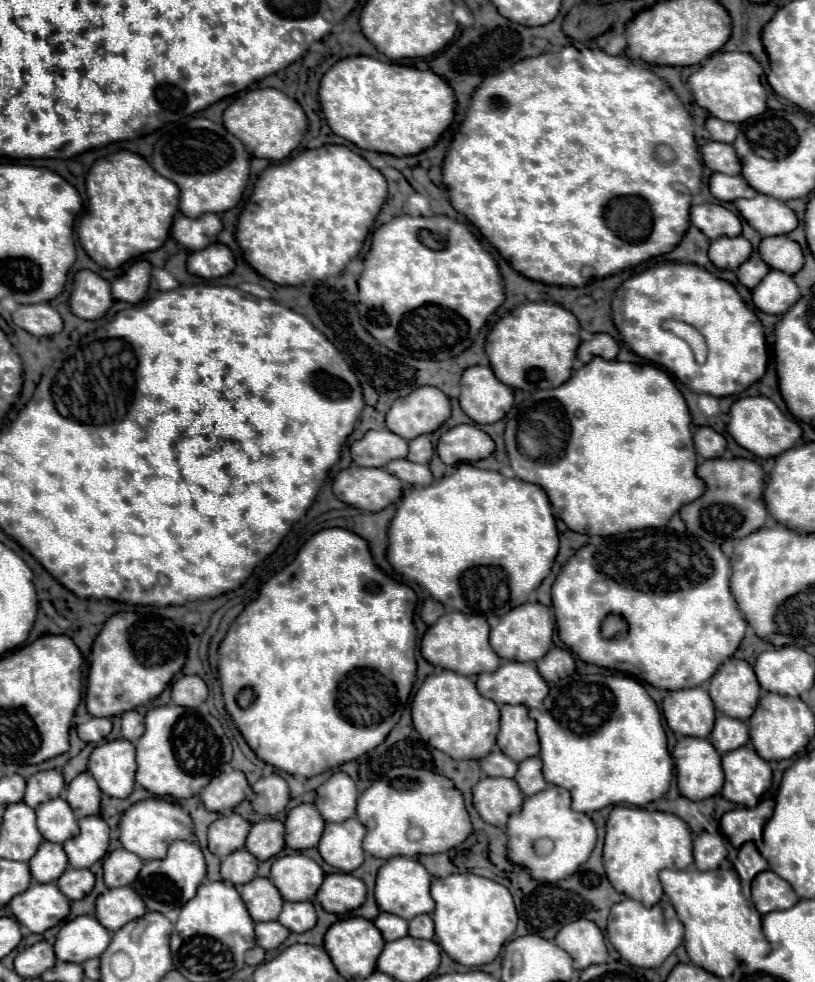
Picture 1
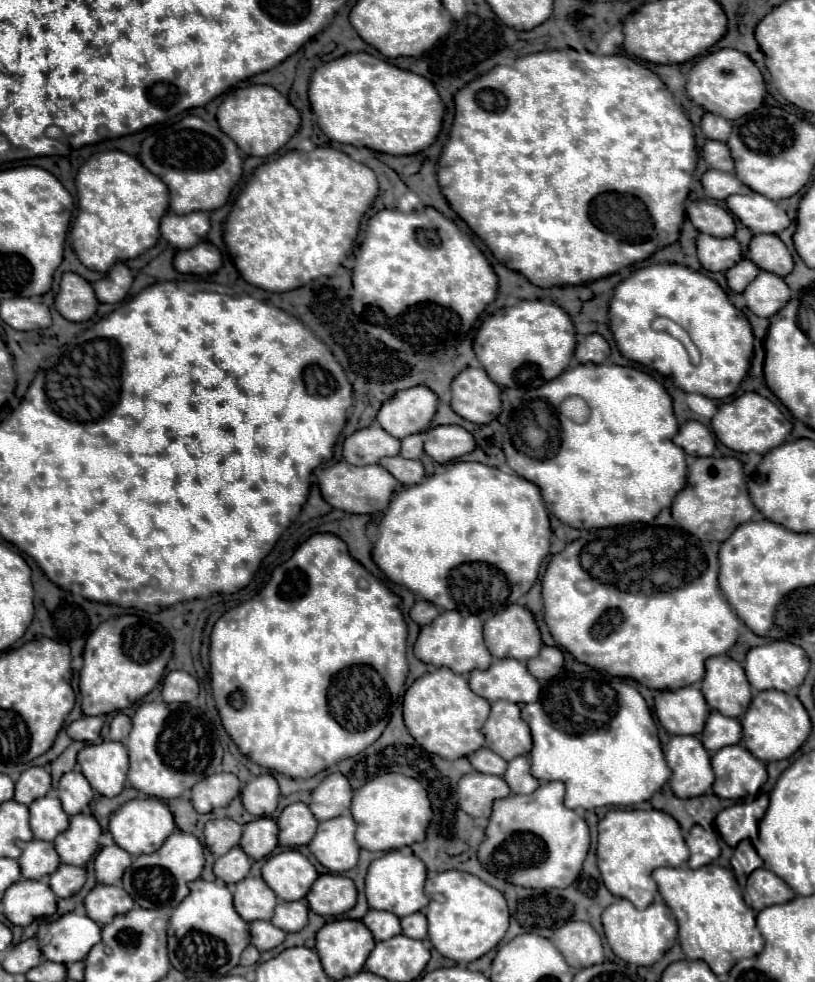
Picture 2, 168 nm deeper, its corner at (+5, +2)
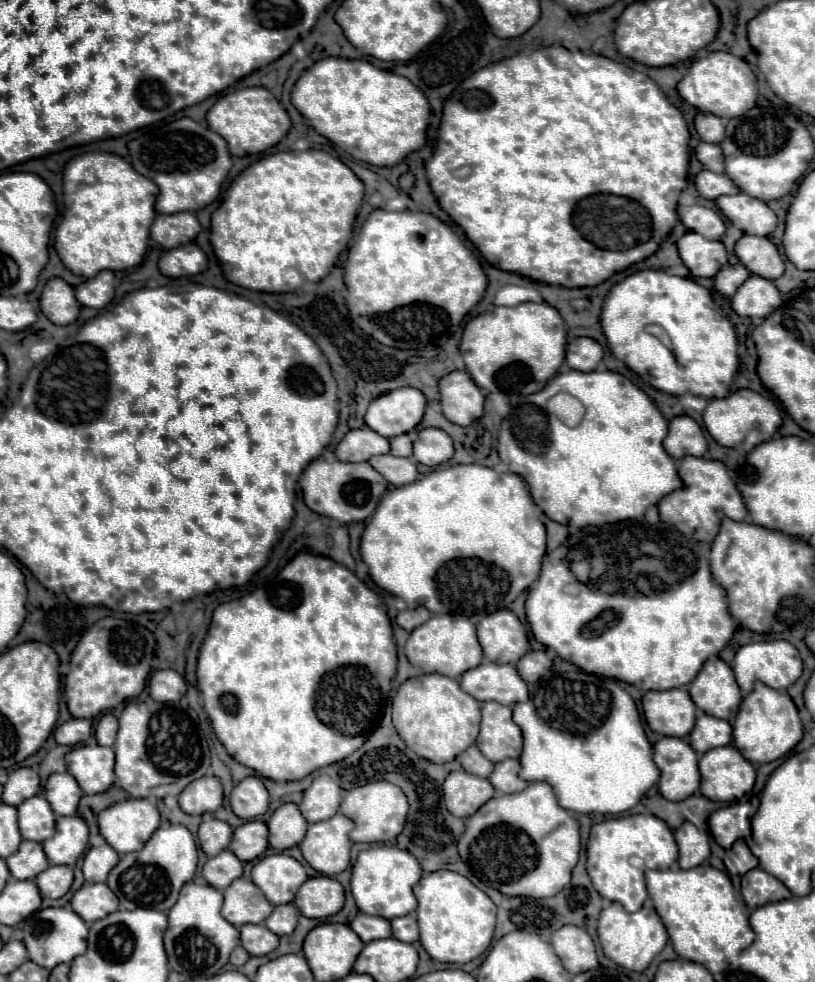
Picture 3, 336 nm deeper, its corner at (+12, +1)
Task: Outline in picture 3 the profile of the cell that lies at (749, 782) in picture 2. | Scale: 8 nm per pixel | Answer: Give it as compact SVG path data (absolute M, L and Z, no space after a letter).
M734 746L712 748L700 758L700 790L714 802L732 802L752 790L754 766Z

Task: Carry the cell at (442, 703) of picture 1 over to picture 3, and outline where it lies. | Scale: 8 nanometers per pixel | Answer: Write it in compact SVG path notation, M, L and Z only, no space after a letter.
M424 674L408 678L392 698L394 728L406 742L406 746L418 756L444 764L454 760L460 752L470 748L478 738L480 726L480 702L466 694L458 680L442 674Z

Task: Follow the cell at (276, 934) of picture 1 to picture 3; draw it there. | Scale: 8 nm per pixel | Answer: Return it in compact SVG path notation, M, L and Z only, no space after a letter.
M246 924L240 928L240 942L250 956L266 956L278 946L278 936L264 924Z

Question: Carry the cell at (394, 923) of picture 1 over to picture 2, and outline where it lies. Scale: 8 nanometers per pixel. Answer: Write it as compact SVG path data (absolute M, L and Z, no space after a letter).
M369 909L367 915L361 919L367 929L373 933L373 937L377 941L381 939L391 939L393 935L401 933L401 923L399 917L389 913L389 911L377 911L377 909Z

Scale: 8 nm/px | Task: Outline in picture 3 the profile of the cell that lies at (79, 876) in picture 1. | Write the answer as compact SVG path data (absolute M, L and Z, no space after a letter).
M48 866L36 876L36 884L44 898L62 898L72 886L74 874L70 866Z

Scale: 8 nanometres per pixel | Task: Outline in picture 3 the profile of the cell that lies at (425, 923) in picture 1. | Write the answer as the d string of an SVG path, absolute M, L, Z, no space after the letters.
M414 914L392 918L390 924L392 924L394 938L398 938L402 942L408 942L408 944L412 944L412 942L418 940L418 922L416 922Z

